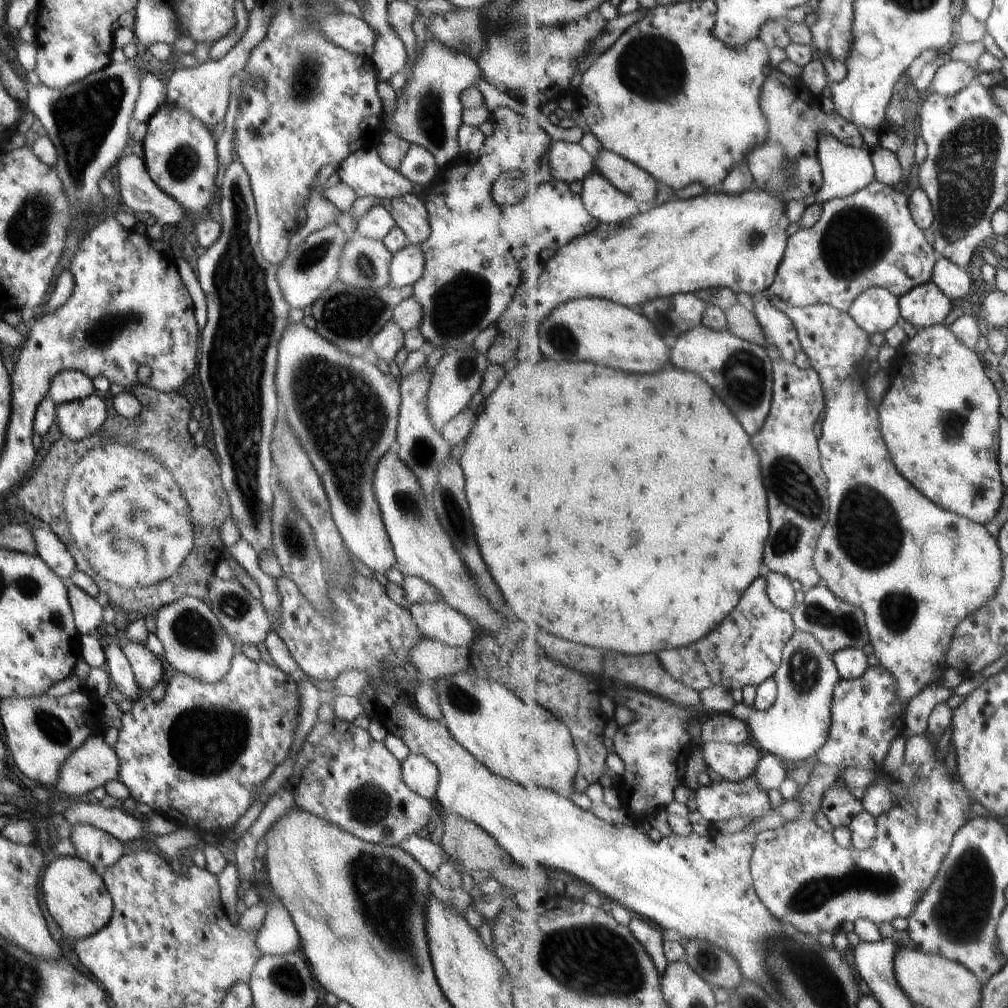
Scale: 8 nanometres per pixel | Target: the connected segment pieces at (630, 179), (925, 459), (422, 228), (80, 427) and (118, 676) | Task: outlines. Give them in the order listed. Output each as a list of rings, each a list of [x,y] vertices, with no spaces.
[[[604,148],[596,156],[596,166],[602,176],[622,192],[628,193],[643,209],[654,204],[658,198],[658,181],[647,170],[631,160]]]
[[[944,324],[928,328],[928,330],[919,330],[906,346],[901,346],[901,349],[904,352],[902,367],[895,377],[891,377],[890,387],[883,398],[883,403],[879,406],[880,420],[883,421],[884,438],[886,438],[887,444],[891,449],[892,456],[896,456],[896,466],[898,466],[900,472],[904,472],[904,476],[908,476],[908,480],[912,480],[912,484],[918,486],[926,496],[931,497],[942,508],[971,518],[979,523],[991,523],[1003,511],[1002,504],[1007,499],[1007,486],[1003,480],[1003,473],[999,464],[1001,453],[1000,434],[1002,434],[1001,420],[1004,416],[1002,412],[1002,396],[995,380],[992,380],[992,377],[988,374],[982,354],[964,344],[964,341],[960,340],[959,336],[956,336],[952,327],[944,326]]]
[[[410,193],[400,198],[392,198],[390,206],[393,219],[404,232],[408,245],[422,246],[431,231],[428,211],[424,208],[423,200]]]
[[[90,395],[84,400],[60,404],[55,415],[60,432],[76,441],[96,432],[107,418],[106,404],[97,395]]]
[[[113,640],[103,641],[101,645],[102,650],[104,650],[104,658],[106,658],[106,666],[108,666],[109,677],[112,678],[116,688],[134,702],[143,692],[134,680],[132,667],[122,648],[117,641]]]

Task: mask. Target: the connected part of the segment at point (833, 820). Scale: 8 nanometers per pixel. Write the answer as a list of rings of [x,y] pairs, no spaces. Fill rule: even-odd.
[[[841,783],[828,790],[822,810],[834,829],[850,826],[852,820],[856,820],[856,816],[866,812],[863,800],[856,798],[850,788]]]

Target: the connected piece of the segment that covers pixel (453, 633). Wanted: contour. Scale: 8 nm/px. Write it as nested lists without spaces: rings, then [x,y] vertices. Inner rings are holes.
[[[442,601],[412,604],[408,610],[422,637],[451,647],[469,647],[476,627],[460,612]]]

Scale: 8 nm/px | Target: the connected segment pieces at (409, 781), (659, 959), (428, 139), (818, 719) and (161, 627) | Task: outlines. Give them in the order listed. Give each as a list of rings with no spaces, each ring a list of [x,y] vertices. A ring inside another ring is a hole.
[[[410,753],[408,758],[401,762],[401,773],[404,784],[407,784],[412,792],[430,802],[436,800],[438,769],[428,758]]]
[[[635,916],[634,922],[629,927],[653,956],[658,970],[663,976],[671,963],[668,962],[668,957],[666,956],[664,929],[640,916]]]
[[[427,38],[422,52],[416,55],[412,78],[397,92],[394,114],[390,116],[384,112],[383,127],[386,132],[394,132],[408,144],[424,147],[434,156],[439,168],[448,167],[457,160],[457,153],[460,152],[456,140],[463,110],[460,92],[482,80],[482,70],[475,60],[446,48],[434,38]]]
[[[796,632],[786,647],[783,666],[775,674],[775,678],[779,681],[779,699],[770,710],[761,711],[755,706],[748,706],[742,702],[736,705],[731,714],[748,723],[752,731],[753,741],[764,748],[766,752],[774,753],[782,759],[794,760],[794,762],[806,762],[806,760],[813,762],[817,760],[820,751],[831,739],[834,724],[835,690],[842,682],[842,673],[839,671],[833,655],[824,648],[824,644],[814,634]]]
[[[184,596],[156,612],[156,636],[164,647],[163,661],[168,669],[184,672],[200,682],[220,682],[230,668],[236,646],[224,632],[212,609],[203,600]]]

